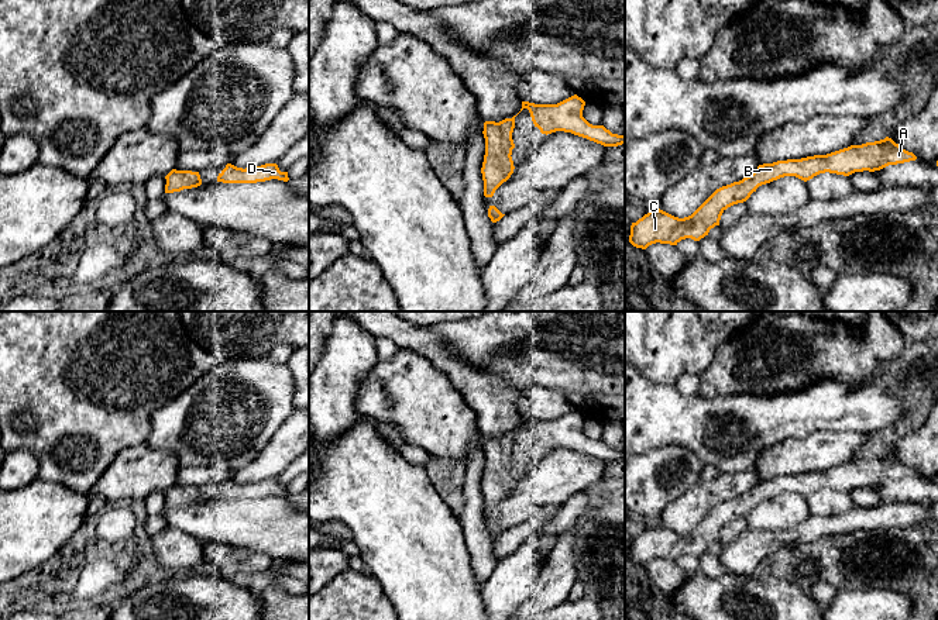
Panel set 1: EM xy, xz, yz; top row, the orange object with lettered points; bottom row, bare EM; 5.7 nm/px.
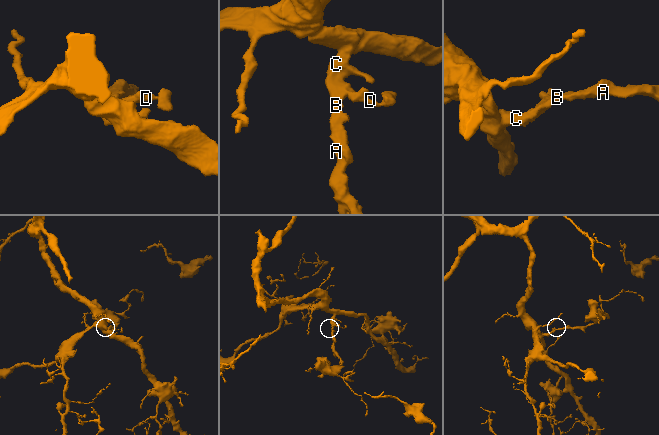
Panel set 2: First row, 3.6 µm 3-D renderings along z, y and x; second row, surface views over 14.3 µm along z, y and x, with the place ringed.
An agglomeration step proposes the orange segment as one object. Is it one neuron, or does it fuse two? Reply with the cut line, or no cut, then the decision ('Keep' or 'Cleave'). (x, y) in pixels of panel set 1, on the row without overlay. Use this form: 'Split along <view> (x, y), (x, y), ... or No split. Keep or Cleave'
No split. Keep

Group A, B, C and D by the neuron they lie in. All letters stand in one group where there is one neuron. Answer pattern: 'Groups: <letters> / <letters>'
Groups: A B C D

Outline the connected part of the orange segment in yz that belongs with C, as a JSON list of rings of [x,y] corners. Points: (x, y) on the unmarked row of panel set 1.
[[[891,454],[851,461],[848,464],[801,475],[777,476],[759,480],[757,485],[739,497],[717,504],[691,531],[678,534],[659,523],[645,530],[631,541],[629,558],[646,565],[660,558],[677,561],[681,555],[700,557],[709,545],[719,541],[722,528],[738,519],[746,517],[762,500],[784,492],[796,492],[804,497],[820,489],[849,492],[855,488],[875,488],[889,480],[915,476],[913,468],[903,465]]]

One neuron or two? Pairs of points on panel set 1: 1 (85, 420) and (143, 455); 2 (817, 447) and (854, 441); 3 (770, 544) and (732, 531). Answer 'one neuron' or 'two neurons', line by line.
1: two neurons
2: one neuron
3: two neurons

